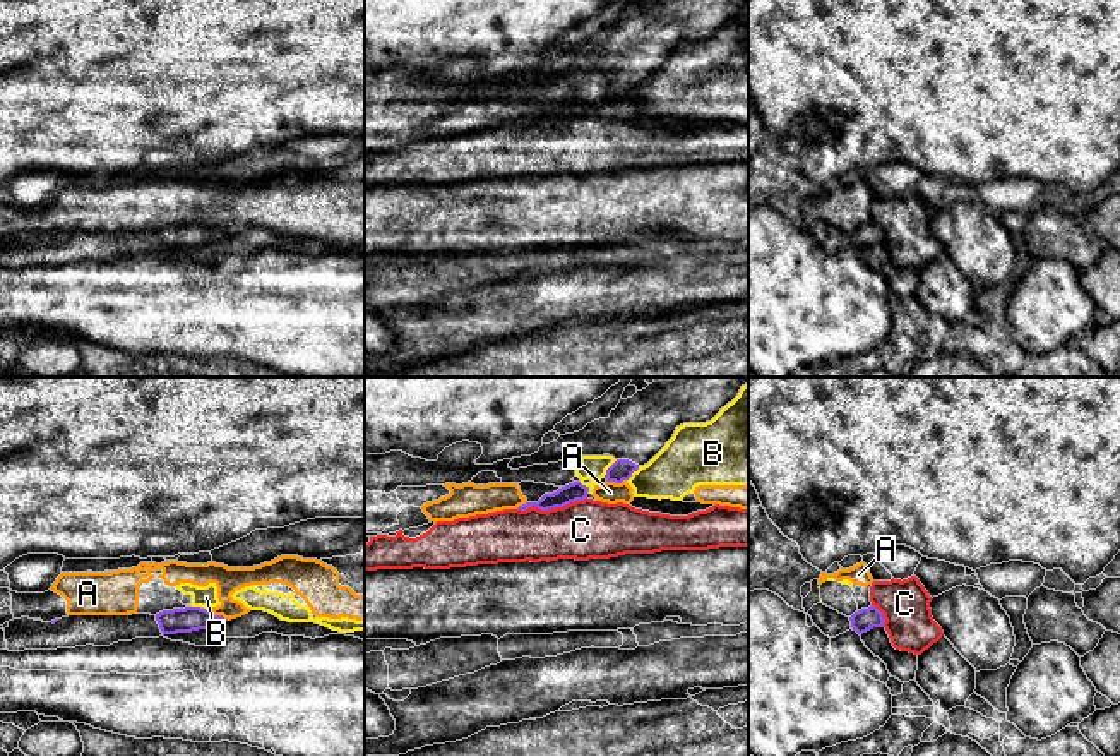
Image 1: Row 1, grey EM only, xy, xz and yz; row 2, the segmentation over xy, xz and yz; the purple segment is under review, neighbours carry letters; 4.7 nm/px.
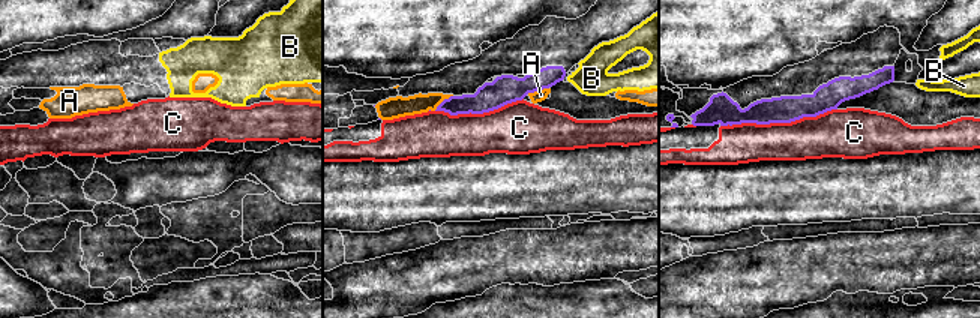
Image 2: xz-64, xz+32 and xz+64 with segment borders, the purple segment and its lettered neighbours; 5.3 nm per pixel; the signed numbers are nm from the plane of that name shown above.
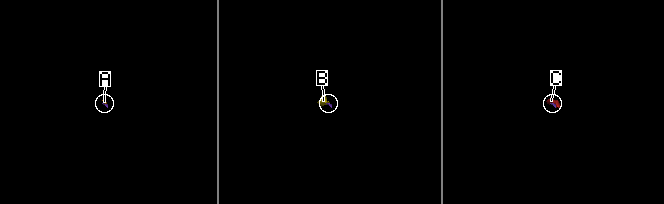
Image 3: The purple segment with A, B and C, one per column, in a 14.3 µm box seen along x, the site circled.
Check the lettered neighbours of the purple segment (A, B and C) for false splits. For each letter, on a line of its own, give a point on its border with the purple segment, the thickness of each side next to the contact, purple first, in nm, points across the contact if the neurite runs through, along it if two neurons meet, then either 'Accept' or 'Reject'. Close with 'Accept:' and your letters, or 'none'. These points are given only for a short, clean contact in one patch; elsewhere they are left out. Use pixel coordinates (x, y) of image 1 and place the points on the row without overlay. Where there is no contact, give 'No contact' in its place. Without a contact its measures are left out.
A: Touches purple at xy (218, 232). Thickness 120 nm (purple) against 120 nm. Boundary: xy (208, 227), (228, 235). Reject
B: Touches purple at xz (608, 84). Thickness 100 nm (purple) against 110 nm. Boundary: xz (617, 76), (603, 91). Reject
C: Touches purple at xz (552, 124). Thickness 90 nm (purple) against 280 nm. Reject
Accept: none

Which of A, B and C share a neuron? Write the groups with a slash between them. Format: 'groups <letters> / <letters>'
groups A B / C

